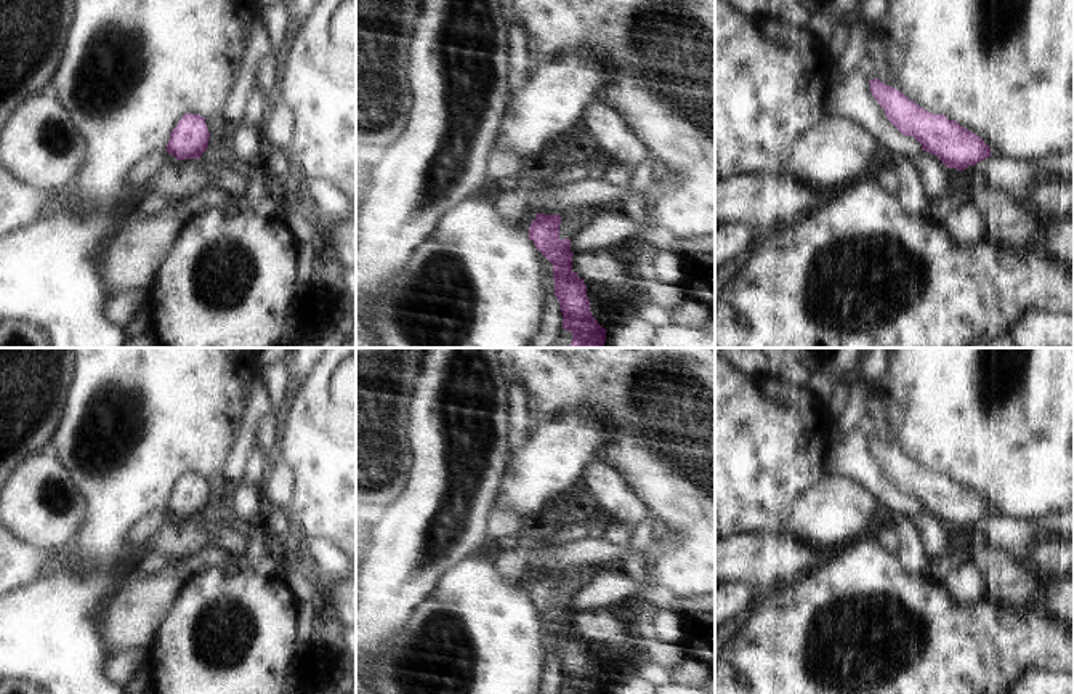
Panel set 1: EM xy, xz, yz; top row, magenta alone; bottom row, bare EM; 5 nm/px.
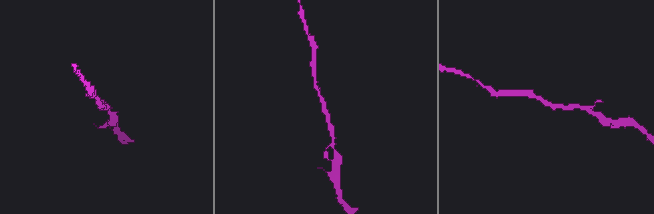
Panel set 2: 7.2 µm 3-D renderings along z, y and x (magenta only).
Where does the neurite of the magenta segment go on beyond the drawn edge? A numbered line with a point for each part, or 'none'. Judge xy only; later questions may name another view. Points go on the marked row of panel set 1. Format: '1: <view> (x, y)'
none

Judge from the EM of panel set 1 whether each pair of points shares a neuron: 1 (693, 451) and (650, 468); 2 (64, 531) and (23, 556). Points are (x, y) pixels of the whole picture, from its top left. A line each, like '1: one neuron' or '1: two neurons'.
1: one neuron
2: two neurons

